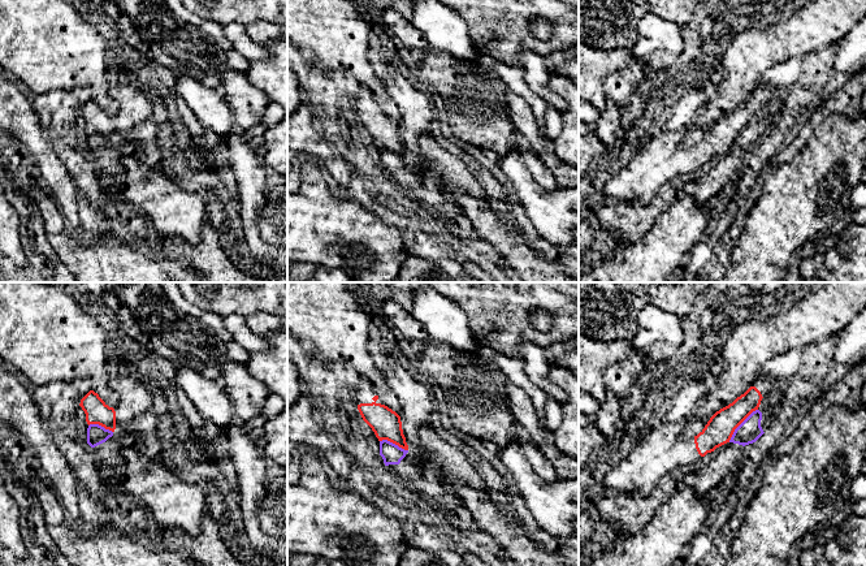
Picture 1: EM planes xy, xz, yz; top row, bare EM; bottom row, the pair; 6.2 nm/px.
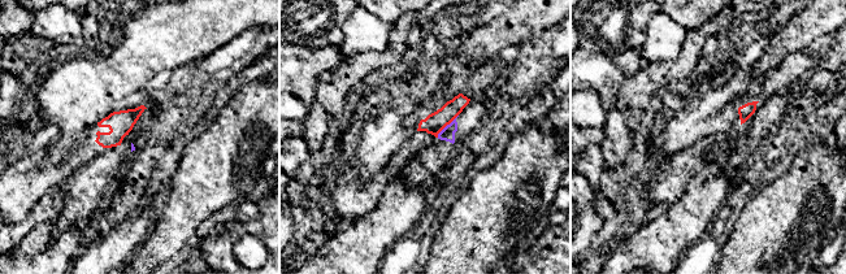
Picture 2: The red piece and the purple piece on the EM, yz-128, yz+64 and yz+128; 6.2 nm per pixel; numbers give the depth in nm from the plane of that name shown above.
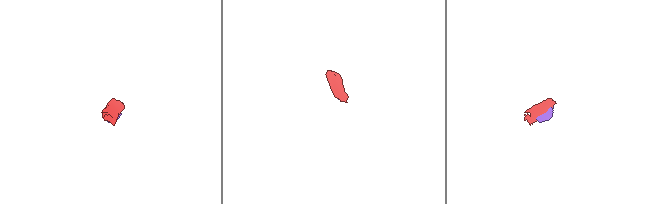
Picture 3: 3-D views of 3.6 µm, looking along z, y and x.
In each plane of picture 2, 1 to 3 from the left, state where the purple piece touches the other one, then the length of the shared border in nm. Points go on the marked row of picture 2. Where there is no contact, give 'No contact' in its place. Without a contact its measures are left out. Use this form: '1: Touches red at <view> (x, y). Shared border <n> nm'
1: No contact
2: Touches red at yz+64 (446, 125). Shared border 190 nm
3: No contact

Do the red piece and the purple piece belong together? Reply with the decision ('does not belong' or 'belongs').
does not belong

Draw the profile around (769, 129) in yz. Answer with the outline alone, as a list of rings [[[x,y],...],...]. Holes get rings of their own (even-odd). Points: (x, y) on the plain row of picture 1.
[[[755,118],[735,138],[729,151],[742,155],[753,152],[765,141],[771,139],[779,129],[778,120],[770,122],[766,118]]]

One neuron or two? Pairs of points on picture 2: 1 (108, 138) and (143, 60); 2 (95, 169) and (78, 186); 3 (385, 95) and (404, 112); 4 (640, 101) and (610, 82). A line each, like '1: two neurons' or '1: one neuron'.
1: two neurons
2: one neuron
3: one neuron
4: two neurons

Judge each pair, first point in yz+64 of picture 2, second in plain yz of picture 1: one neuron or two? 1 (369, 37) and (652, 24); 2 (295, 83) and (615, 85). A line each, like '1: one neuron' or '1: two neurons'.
1: one neuron
2: two neurons

